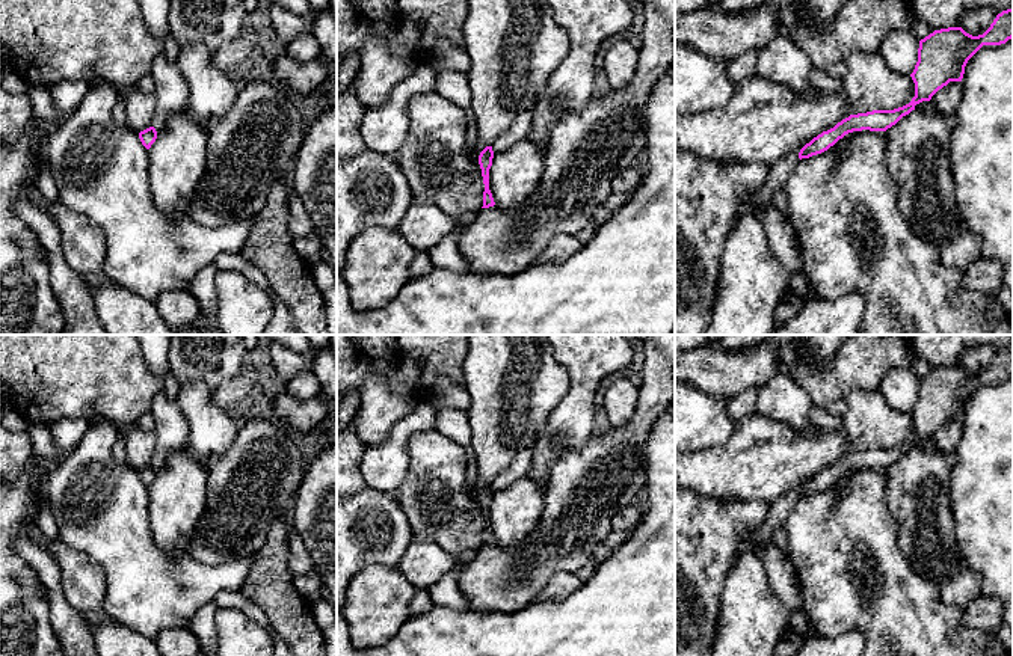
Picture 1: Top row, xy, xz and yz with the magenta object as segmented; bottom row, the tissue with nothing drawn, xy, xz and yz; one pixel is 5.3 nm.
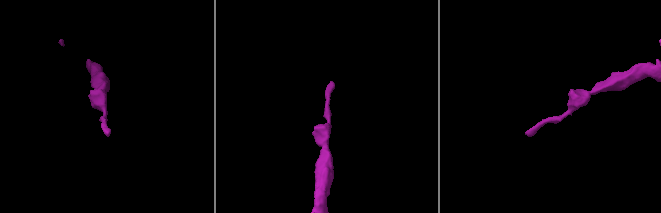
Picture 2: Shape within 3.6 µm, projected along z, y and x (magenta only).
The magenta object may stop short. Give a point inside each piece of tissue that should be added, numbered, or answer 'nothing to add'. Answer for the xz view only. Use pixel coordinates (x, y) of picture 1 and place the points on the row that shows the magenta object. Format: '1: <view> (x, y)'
nothing to add

